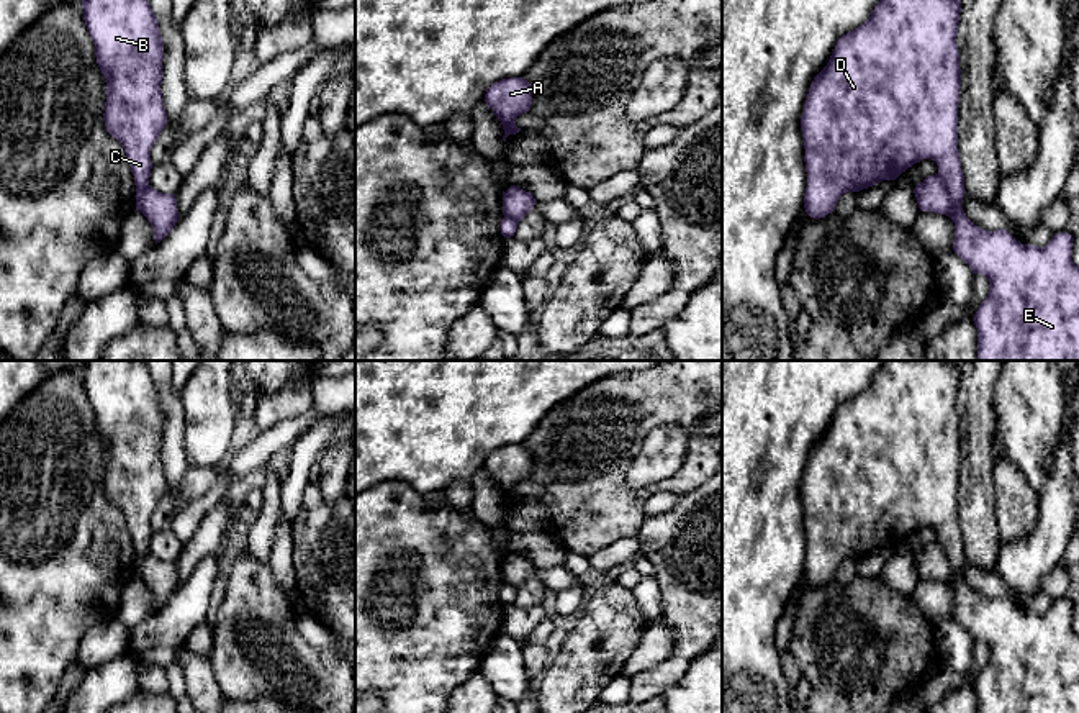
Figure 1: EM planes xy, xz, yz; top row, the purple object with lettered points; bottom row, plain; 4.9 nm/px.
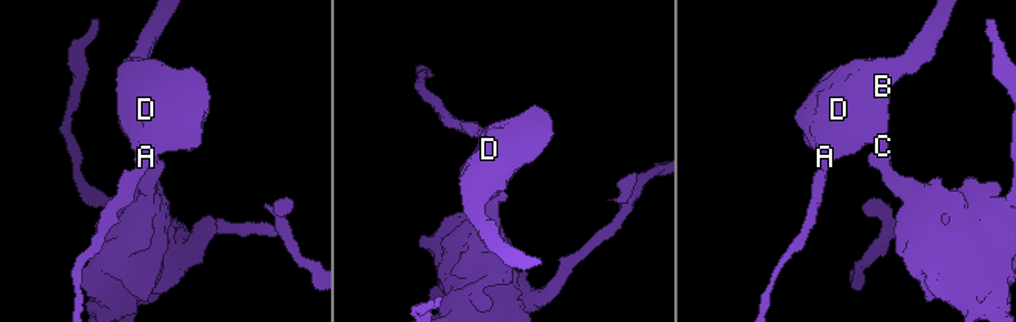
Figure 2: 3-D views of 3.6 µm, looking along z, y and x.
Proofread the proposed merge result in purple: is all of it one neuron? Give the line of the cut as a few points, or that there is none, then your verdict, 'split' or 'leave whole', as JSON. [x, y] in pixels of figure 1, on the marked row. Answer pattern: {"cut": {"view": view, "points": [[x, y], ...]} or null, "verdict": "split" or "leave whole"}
{"cut": {"view": "yz", "points": [[937, 174], [960, 205]]}, "verdict": "split"}

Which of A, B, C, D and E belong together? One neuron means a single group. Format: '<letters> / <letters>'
A B C D / E

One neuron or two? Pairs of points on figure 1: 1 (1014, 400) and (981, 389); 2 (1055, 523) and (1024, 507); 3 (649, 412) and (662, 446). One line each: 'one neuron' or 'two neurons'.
1: two neurons
2: two neurons
3: two neurons

